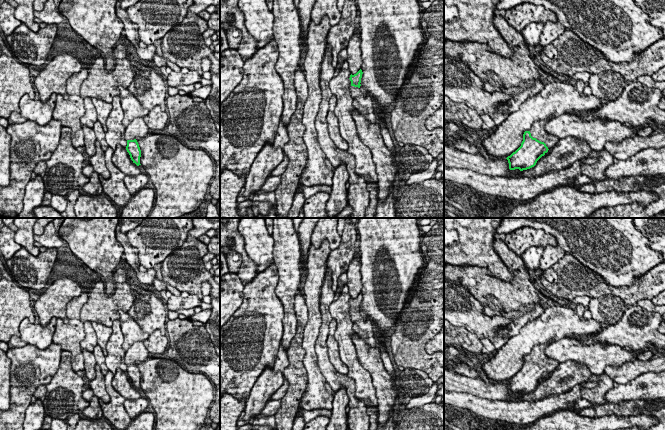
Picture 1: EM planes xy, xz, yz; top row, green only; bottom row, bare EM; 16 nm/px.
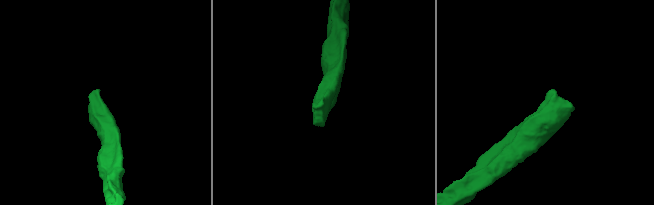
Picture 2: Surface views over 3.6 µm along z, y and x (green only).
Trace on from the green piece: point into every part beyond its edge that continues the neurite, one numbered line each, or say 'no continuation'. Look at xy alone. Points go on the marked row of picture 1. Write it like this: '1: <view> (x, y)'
1: xy (137, 128)

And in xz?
1: xz (363, 103)

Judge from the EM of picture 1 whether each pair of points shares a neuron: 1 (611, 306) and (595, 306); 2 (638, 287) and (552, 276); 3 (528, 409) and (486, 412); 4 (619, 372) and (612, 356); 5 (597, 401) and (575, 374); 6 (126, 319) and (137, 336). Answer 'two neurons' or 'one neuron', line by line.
1: one neuron
2: two neurons
3: one neuron
4: two neurons
5: two neurons
6: one neuron

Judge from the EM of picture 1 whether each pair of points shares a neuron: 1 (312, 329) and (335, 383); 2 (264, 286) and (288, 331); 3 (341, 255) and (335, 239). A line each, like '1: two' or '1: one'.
1: two
2: two
3: two

